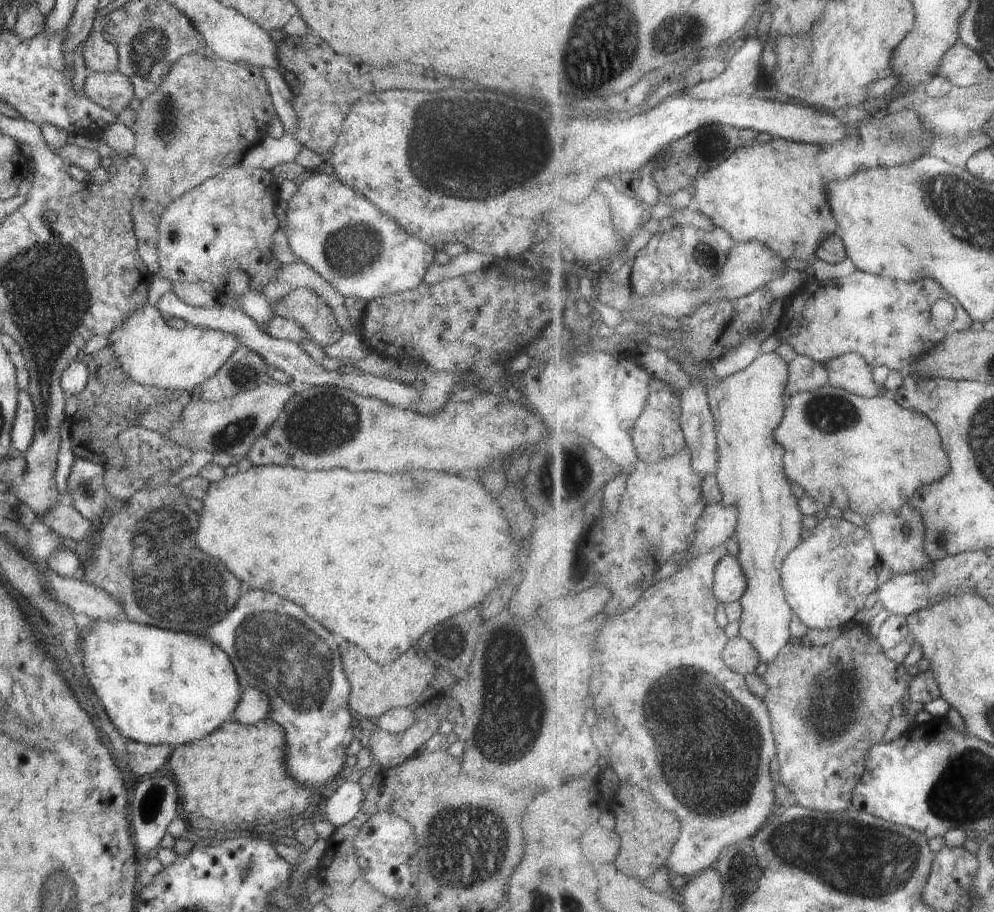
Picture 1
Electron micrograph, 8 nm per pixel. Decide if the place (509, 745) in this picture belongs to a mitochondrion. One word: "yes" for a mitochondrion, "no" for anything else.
yes

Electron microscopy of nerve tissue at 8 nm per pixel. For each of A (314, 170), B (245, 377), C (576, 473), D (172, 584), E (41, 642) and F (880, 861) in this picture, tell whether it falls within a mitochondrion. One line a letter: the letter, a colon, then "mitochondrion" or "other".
A: other
B: mitochondrion
C: mitochondrion
D: mitochondrion
E: other
F: mitochondrion

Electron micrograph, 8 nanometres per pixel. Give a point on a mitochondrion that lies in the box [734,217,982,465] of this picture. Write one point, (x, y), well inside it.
(827, 414)

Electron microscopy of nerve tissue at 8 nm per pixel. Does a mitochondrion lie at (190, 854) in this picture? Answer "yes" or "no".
no

